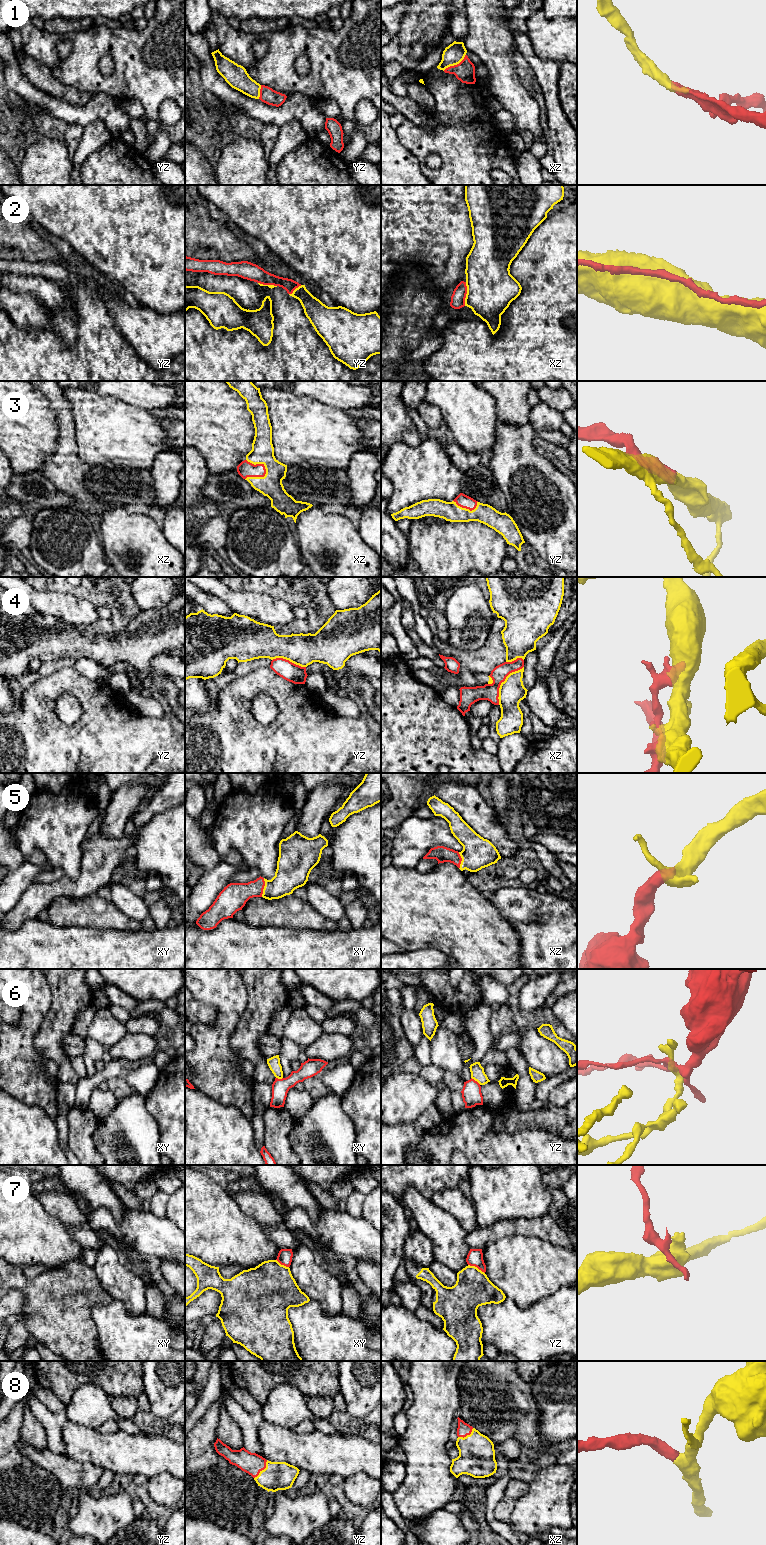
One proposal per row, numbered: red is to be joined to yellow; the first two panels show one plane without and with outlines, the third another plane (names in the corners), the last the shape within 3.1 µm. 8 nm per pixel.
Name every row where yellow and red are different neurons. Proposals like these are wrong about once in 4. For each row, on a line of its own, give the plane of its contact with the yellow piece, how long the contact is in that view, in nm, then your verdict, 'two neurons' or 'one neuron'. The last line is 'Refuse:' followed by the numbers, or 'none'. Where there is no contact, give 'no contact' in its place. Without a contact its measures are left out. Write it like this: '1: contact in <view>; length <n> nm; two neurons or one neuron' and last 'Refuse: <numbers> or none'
1: contact in xz; length 220 nm; one neuron
2: contact in xz; length 190 nm; one neuron
3: contact in xz; length 200 nm; one neuron
4: contact in xz; length 380 nm; two neurons
5: contact in xy; length 150 nm; one neuron
6: contact in yz; length 100 nm; two neurons
7: contact in yz; length 150 nm; two neurons
8: contact in yz; length 190 nm; one neuron
Refuse: 4, 6, 7

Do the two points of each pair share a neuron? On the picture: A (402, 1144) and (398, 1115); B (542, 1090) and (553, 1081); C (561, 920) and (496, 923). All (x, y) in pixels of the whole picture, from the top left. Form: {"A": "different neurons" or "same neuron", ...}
{"A": "different neurons", "B": "same neuron", "C": "different neurons"}

